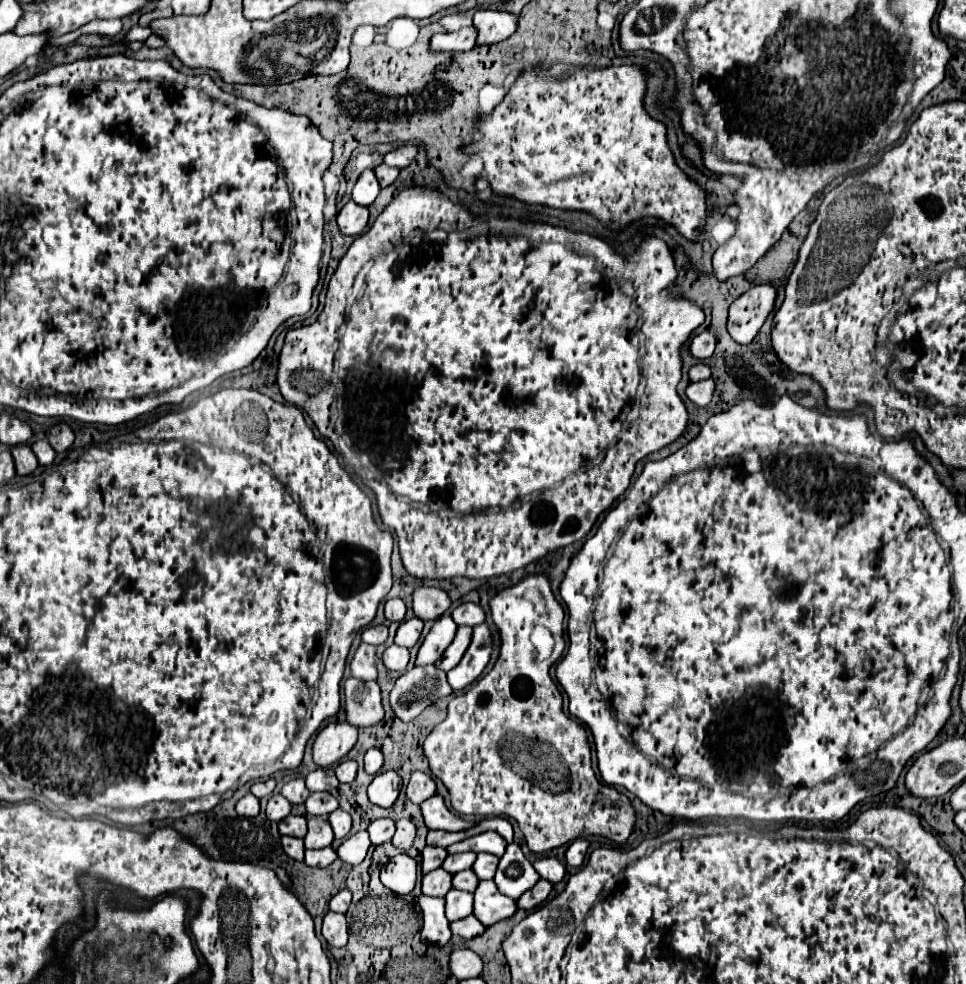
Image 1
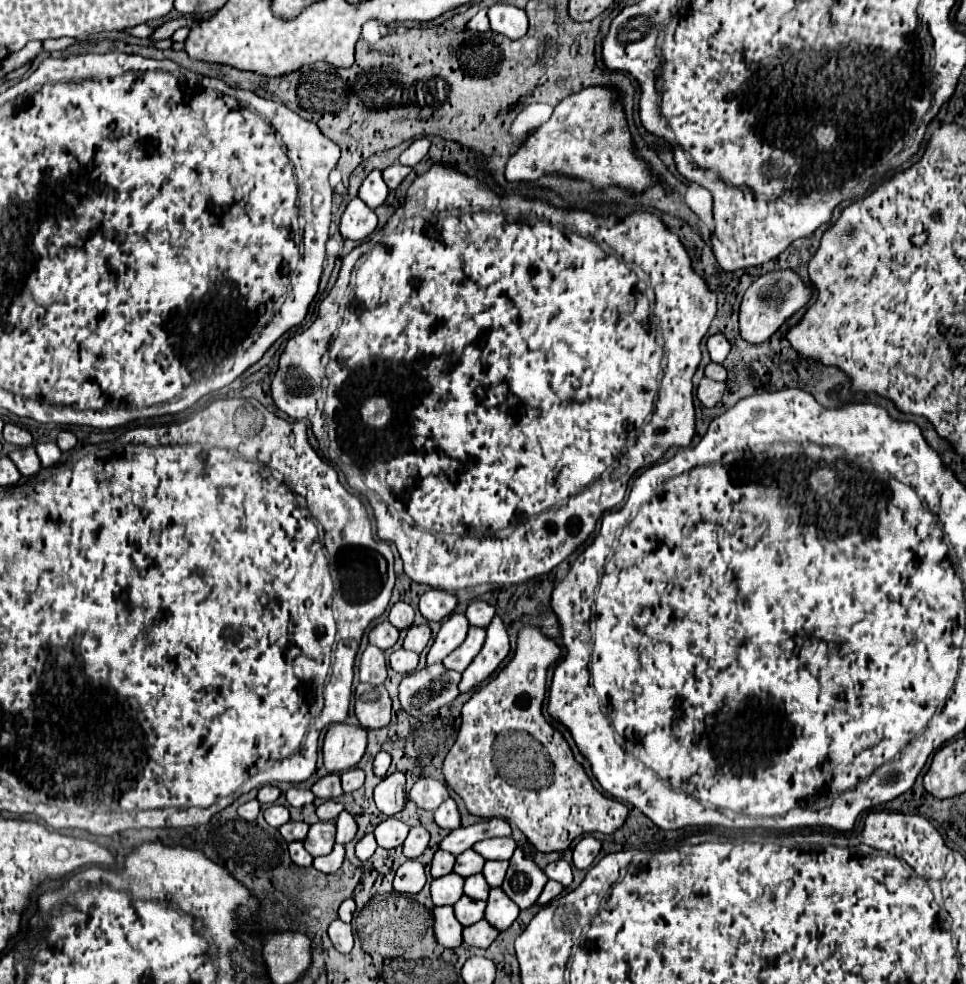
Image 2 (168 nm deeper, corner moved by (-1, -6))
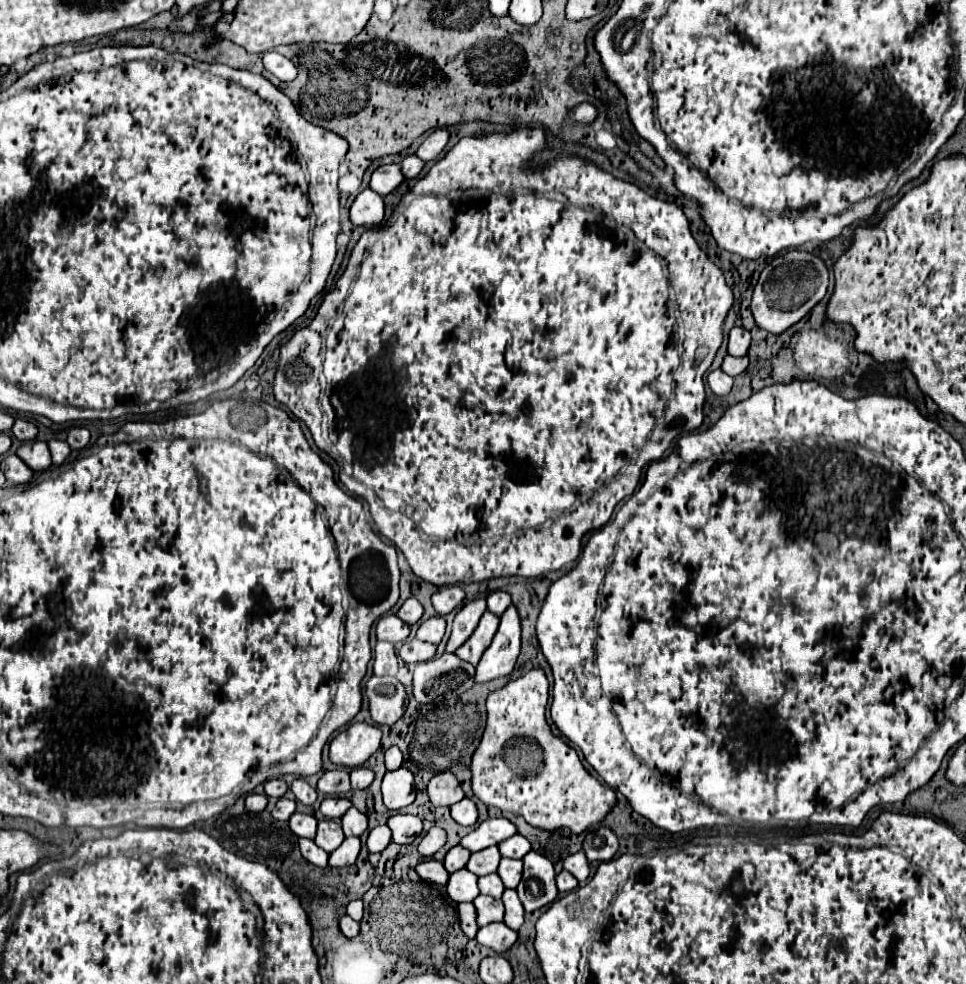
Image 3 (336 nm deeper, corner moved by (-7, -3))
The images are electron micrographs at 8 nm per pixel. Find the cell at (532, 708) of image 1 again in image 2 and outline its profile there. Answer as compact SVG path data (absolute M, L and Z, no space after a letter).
M525 625L519 631L517 651L511 663L487 685L479 687L463 705L461 729L453 749L443 763L443 775L451 789L477 817L501 817L513 821L539 851L565 851L573 839L587 833L613 833L627 819L627 807L617 799L595 791L585 769L575 761L563 735L549 725L541 707L545 699L547 667L563 657L563 648L547 639L539 629Z

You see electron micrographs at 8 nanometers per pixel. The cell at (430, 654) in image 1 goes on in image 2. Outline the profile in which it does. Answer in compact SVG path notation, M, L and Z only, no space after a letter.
M453 613L439 629L429 653L427 653L427 665L433 665L437 661L443 661L451 651L455 651L467 637L469 621L465 613Z

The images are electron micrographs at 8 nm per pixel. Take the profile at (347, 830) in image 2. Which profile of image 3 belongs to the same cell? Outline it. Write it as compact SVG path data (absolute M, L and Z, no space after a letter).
M351 806L341 818L341 824L343 824L345 836L361 836L367 830L367 816L359 812L355 806Z

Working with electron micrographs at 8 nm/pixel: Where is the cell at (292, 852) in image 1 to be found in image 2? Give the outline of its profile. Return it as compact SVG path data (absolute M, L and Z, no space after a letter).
M293 841L293 843L289 843L289 855L291 855L293 863L297 863L299 867L311 867L311 863L313 863L311 853L305 851L305 847L303 847L301 841Z

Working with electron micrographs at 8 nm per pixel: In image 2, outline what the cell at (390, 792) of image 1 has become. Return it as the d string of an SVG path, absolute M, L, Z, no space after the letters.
M393 773L387 775L377 787L375 787L375 805L383 815L397 815L407 803L407 791L405 791L405 775Z

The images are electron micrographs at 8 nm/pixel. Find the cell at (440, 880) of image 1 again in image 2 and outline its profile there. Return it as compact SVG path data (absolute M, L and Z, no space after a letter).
M457 873L443 875L433 879L431 883L431 897L435 905L455 905L463 897L463 883L465 879Z

